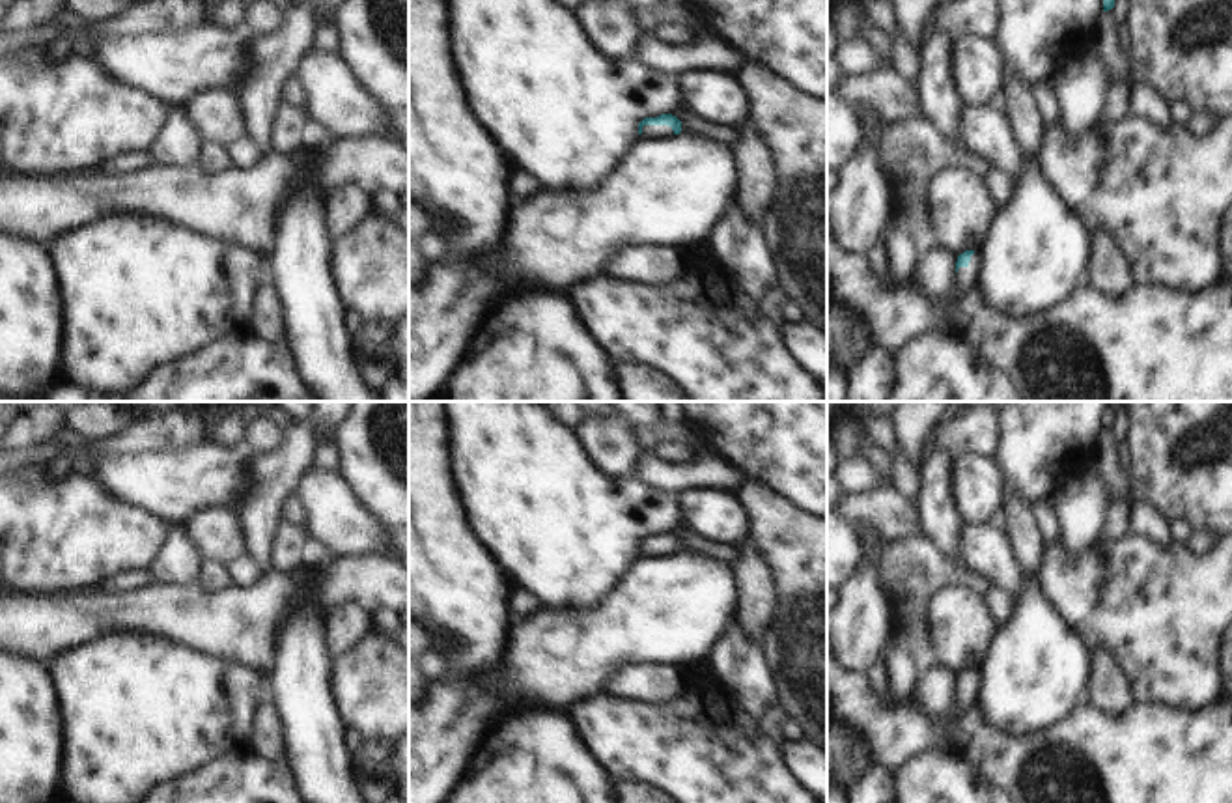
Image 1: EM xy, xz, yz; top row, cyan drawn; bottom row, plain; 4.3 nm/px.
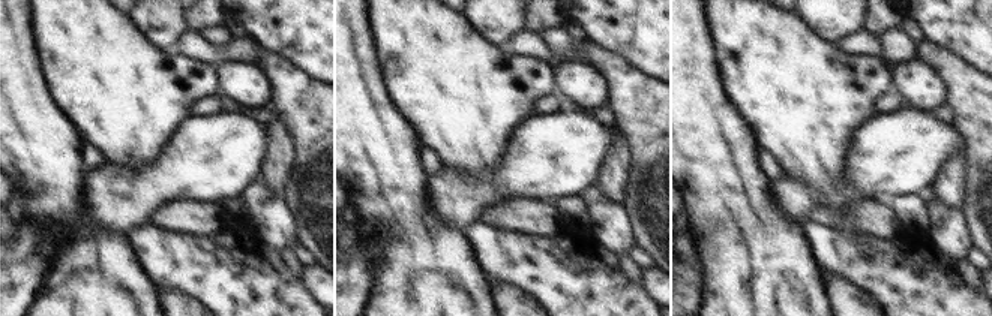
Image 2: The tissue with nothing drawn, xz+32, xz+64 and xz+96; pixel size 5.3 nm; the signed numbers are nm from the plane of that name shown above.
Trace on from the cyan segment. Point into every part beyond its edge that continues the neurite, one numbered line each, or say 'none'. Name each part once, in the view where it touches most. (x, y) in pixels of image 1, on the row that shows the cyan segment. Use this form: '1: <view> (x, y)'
1: xz (648, 131).

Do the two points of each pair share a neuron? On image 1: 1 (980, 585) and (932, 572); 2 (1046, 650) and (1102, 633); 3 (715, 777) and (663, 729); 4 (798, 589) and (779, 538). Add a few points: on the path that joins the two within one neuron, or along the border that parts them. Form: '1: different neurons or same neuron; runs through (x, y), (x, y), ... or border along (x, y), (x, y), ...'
1: same neuron; runs through (969, 579), (943, 572)
2: different neurons; border along (1053, 607), (1078, 633), (1091, 656)
3: same neuron; runs through (702, 764), (676, 742)
4: same neuron; runs through (798, 576), (798, 557), (792, 551)

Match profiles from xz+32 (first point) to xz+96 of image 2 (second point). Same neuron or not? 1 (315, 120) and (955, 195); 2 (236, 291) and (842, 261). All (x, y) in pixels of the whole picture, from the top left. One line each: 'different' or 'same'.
1: different
2: same

